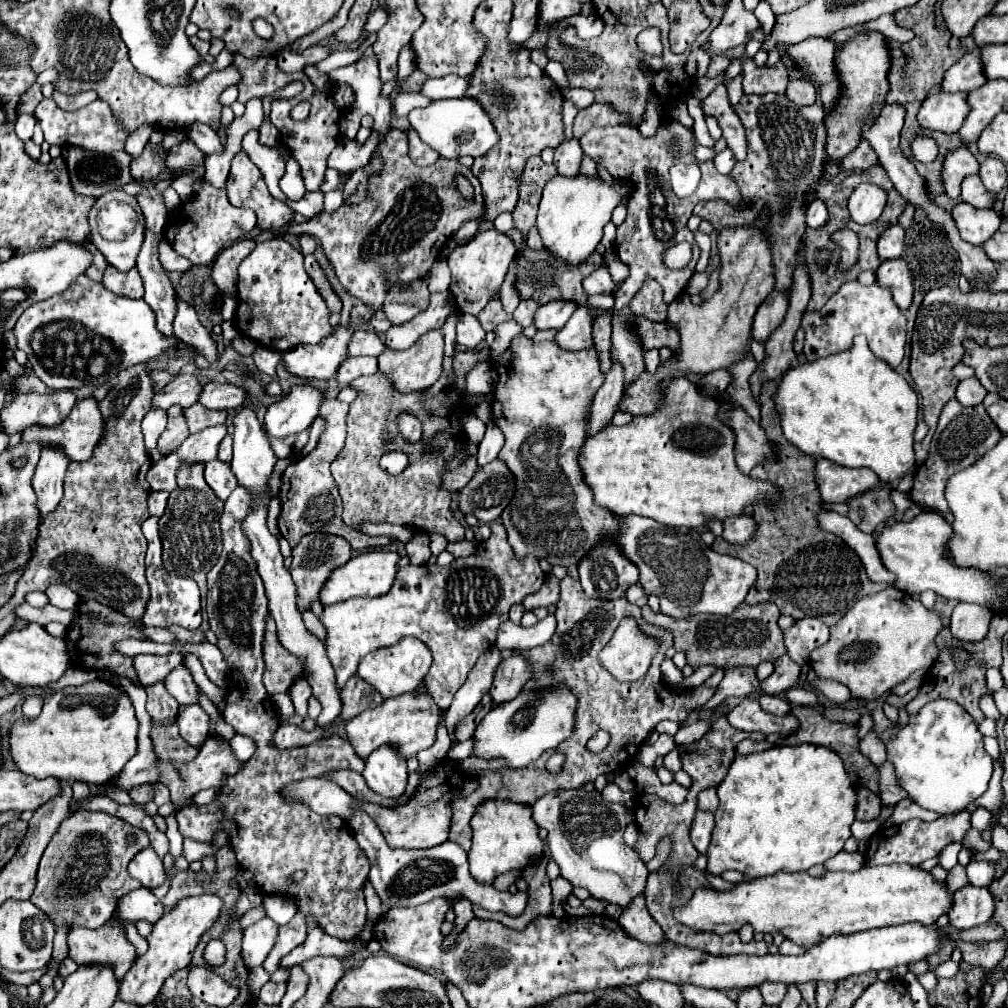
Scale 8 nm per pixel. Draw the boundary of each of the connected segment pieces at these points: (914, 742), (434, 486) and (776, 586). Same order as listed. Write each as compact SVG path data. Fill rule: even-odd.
M939 699L927 703L917 715L911 715L903 727L887 719L881 707L875 707L871 717L873 731L887 749L887 761L895 767L899 785L907 791L909 799L923 809L939 815L955 815L987 791L993 759L983 749L983 735L977 731L973 717L955 701Z
M477 349L477 351L459 351L453 357L455 361L455 383L445 387L439 395L431 395L427 397L427 389L425 391L413 391L409 395L401 395L401 391L397 391L393 387L393 383L389 383L389 379L385 379L385 375L381 375L381 371L377 371L375 375L369 377L361 377L355 379L351 385L355 389L359 389L357 399L351 403L349 415L347 415L347 439L345 439L345 447L341 449L339 457L333 461L331 465L331 473L333 479L339 487L341 499L343 499L343 521L353 527L353 529L361 529L361 525L365 523L395 523L395 525L405 525L405 527L413 527L425 533L441 533L445 535L449 541L459 541L465 537L465 529L461 527L461 523L455 519L453 511L451 511L451 491L445 491L441 487L441 473L457 469L459 463L463 463L469 455L465 451L465 439L463 439L463 427L461 427L461 419L465 415L475 415L475 409L469 407L469 399L471 397L479 397L477 403L483 403L483 395L475 395L469 393L465 389L465 375L467 371L471 371L473 363L483 363L489 361L489 349ZM439 403L447 403L447 409L441 409L435 405ZM401 411L409 411L413 415L417 415L423 423L423 437L419 443L407 443L405 439L401 439L395 419ZM383 429L389 429L391 439L385 441L381 437ZM435 429L435 433L439 433L439 429L447 431L453 439L457 439L459 447L457 453L453 455L451 461L445 461L441 451L437 451L435 447L431 447L431 433ZM387 451L405 451L409 455L409 465L407 469L397 475L391 477L387 475L381 467L379 467L379 459L383 453Z
M765 383L765 387L761 387L761 427L767 431L767 437L777 445L777 459L775 461L767 461L763 465L757 465L751 475L755 479L769 479L771 483L779 485L783 489L783 497L777 503L777 509L767 509L765 505L757 505L757 509L753 511L753 517L759 525L755 537L745 543L745 545L733 545L731 555L737 555L739 559L743 559L745 563L753 565L759 573L755 585L749 589L747 595L747 603L761 603L761 601L773 601L783 615L791 615L793 619L805 619L805 617L815 617L821 619L825 625L835 625L851 607L853 601L859 601L865 595L871 595L873 591L879 591L881 585L873 583L867 575L865 569L861 567L857 555L853 555L855 551L851 547L847 547L847 543L843 543L843 539L839 539L833 533L825 533L821 531L819 523L817 523L817 515L823 509L823 499L819 495L819 487L815 481L815 459L801 453L797 447L793 447L791 443L785 441L781 425L779 425L779 415L773 407L773 395L775 385L773 383Z

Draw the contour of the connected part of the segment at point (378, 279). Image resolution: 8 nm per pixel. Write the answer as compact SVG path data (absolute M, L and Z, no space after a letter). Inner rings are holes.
M392 128L385 136L384 141L377 147L376 152L382 156L383 169L379 174L369 178L367 199L357 205L341 205L333 215L327 215L327 219L309 219L307 223L293 225L291 233L301 235L303 231L317 237L327 261L331 263L339 283L345 287L345 291L371 307L373 311L381 311L385 295L389 293L389 287L393 285L409 285L415 279L423 279L435 259L439 257L445 243L451 239L451 235L459 229L459 225L467 219L475 219L483 211L483 197L481 187L477 179L473 177L471 169L457 163L457 159L445 159L439 157L439 161L431 167L419 167L409 157L409 139L402 130ZM457 175L465 175L473 189L475 197L465 199L459 195L457 187L453 187L453 179Z

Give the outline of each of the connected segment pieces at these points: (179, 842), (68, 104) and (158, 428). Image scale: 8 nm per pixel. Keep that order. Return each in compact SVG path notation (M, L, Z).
M169 815L167 817L167 839L169 839L169 843L171 843L171 855L173 855L173 859L177 859L177 857L181 857L183 855L183 837L181 837L181 833L179 833L179 829L177 829L177 821L175 821L175 815Z
M55 91L53 93L53 101L61 107L61 109L67 109L67 111L75 111L75 109L81 109L85 107L87 103L95 101L97 99L97 93L95 91L85 91L85 93L79 93L79 95L61 95L61 91Z
M151 409L151 411L145 415L145 419L143 419L145 447L147 447L149 457L151 457L153 463L163 457L163 455L157 451L157 439L159 439L159 435L165 431L165 425L167 425L167 411L161 411L161 409Z

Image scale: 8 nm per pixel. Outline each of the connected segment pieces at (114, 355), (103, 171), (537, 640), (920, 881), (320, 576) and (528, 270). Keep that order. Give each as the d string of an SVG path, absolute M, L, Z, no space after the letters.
M87 275L77 277L61 295L27 307L13 331L17 347L27 353L33 373L51 389L103 385L113 381L121 369L181 345L181 339L157 331L153 309L143 299L115 295Z
M65 147L63 159L67 161L73 191L99 199L107 191L121 189L131 183L129 163L133 157L125 151L97 153L83 147Z
M549 614L540 620L535 627L521 627L515 625L511 621L505 621L499 627L499 635L497 635L497 647L503 649L529 649L529 647L537 647L547 643L553 637L553 631L557 629L554 614Z
M891 863L861 867L855 873L827 871L823 877L779 871L755 881L745 879L729 891L699 887L685 905L671 907L671 913L679 923L693 929L727 935L737 933L743 925L751 925L755 933L781 933L785 939L809 949L829 935L851 935L911 921L935 923L939 915L951 909L951 901L953 895L947 893L945 883L933 881L929 871Z
M309 533L305 535L295 547L293 547L293 563L289 567L293 583L297 587L297 607L299 611L307 611L311 609L313 601L319 601L319 591L325 585L325 581L329 579L329 575L345 565L345 561L349 561L351 557L351 547L345 539L335 537L335 535L325 535L325 533Z
M511 229L507 235L515 241L515 245L517 245L517 249L519 249L517 289L519 289L521 299L533 297L533 299L537 299L541 305L543 305L543 303L549 303L549 301L553 301L553 299L571 299L571 301L575 301L575 303L579 303L579 305L585 305L585 303L587 303L587 297L589 297L589 295L587 295L587 291L583 289L583 279L585 279L587 275L591 275L597 267L601 267L603 257L601 257L597 251L589 257L589 261L581 263L579 267L565 267L565 263L561 263L559 259L553 259L553 255L547 253L545 249L541 249L541 251L531 251L529 247L525 247L525 249L521 251L523 243L521 243L519 231Z

